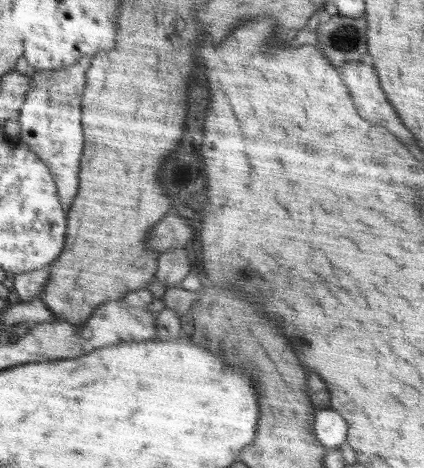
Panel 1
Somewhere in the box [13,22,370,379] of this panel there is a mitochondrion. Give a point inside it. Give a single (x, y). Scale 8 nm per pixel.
(345, 38)

